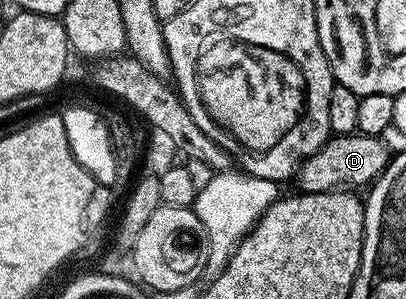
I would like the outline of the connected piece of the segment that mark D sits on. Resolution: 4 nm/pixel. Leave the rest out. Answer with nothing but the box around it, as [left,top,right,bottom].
[294,134,390,194]

